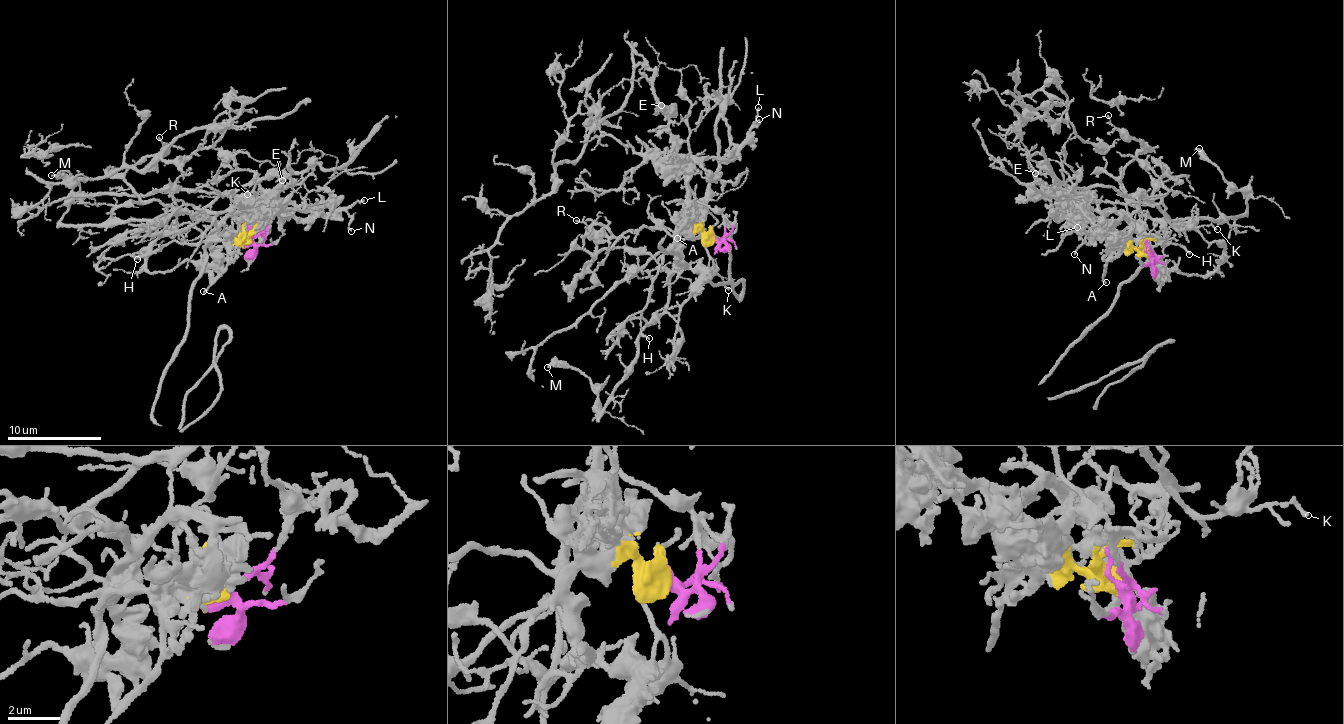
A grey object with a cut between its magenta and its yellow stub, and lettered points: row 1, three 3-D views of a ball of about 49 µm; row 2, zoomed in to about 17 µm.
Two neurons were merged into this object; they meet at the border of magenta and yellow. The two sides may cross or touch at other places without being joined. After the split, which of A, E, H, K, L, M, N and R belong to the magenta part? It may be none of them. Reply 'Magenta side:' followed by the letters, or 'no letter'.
Magenta side: K, M, R

